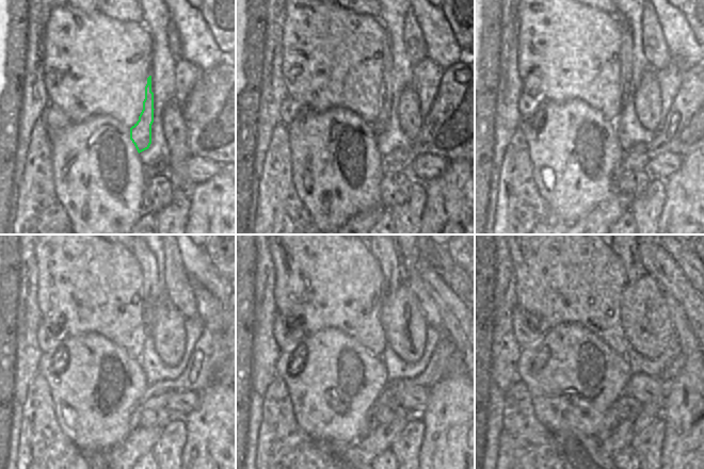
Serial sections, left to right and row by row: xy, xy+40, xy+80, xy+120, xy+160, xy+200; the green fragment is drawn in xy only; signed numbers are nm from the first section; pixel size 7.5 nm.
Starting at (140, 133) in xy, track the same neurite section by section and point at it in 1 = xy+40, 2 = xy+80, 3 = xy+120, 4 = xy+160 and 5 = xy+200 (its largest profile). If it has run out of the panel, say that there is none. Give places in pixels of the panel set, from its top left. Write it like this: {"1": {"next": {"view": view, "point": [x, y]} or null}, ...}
{"1": {"next": {"view": "xy+40", "point": [381, 123]}}, "2": {"next": {"view": "xy+80", "point": [625, 55]}}, "3": {"next": {"view": "xy+120", "point": [146, 259]}}, "4": {"next": {"view": "xy+160", "point": [387, 257]}}, "5": {"next": {"view": "xy+200", "point": [628, 256]}}}

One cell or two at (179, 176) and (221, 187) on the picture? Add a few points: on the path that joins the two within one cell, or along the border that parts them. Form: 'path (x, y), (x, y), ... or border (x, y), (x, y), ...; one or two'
border (194, 186), (189, 193); two

